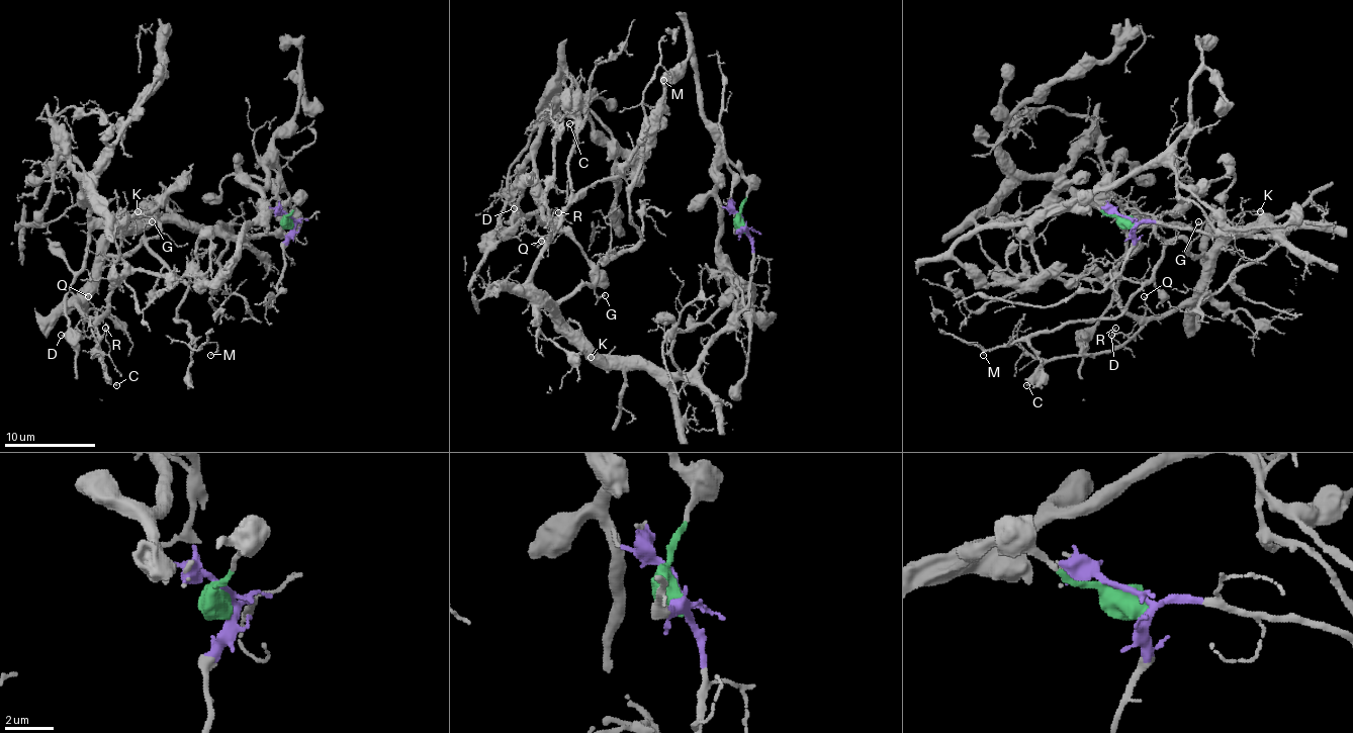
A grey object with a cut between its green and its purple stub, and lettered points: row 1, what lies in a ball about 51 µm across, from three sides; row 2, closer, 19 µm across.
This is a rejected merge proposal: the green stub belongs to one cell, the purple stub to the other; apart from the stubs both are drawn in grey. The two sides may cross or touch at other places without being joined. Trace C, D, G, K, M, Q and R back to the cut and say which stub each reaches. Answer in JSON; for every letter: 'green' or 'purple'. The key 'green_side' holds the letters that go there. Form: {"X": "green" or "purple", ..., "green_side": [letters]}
{"C": "purple", "D": "purple", "G": "purple", "K": "purple", "M": "purple", "Q": "purple", "R": "purple", "green_side": []}

